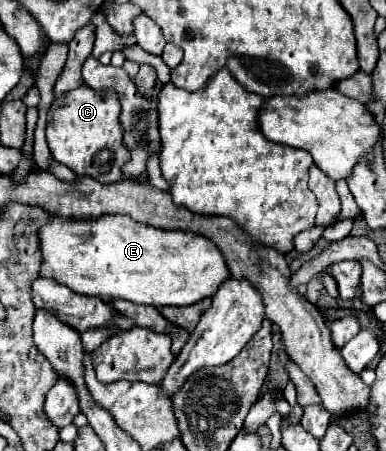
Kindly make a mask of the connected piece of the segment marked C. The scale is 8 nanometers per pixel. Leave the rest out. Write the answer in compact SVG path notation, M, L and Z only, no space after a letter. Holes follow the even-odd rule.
M81 85L63 97L57 97L47 113L47 143L53 159L77 175L87 175L97 181L115 183L125 179L121 167L129 161L129 153L121 141L123 131L119 123L119 111L119 97L111 89L93 91L87 85ZM101 151L109 153L107 161L95 161Z

